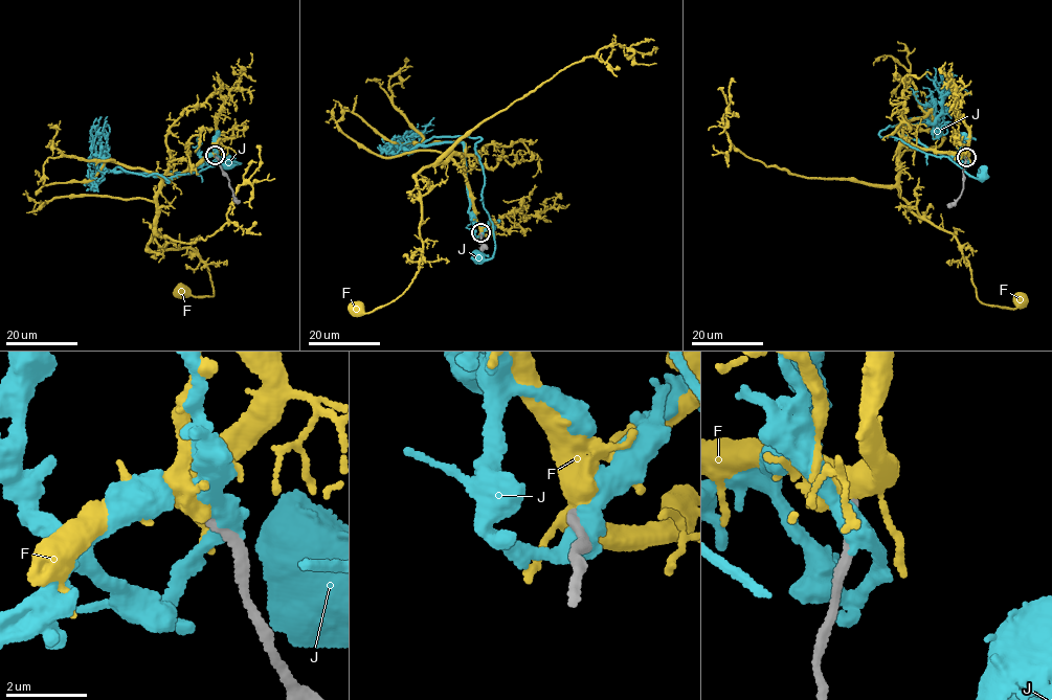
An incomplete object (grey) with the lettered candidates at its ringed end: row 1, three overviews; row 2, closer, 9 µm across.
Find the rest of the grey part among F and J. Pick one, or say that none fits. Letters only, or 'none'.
none

